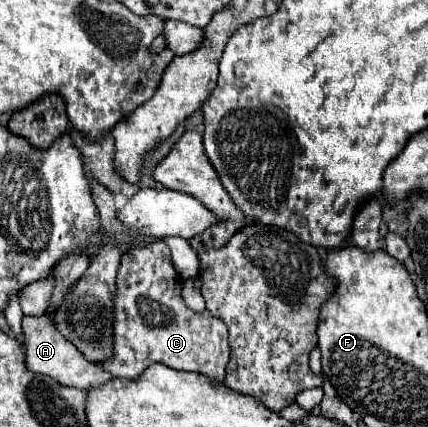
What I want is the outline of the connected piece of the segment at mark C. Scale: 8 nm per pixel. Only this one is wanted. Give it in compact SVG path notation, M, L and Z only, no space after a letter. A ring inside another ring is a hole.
M153 241L143 249L129 249L123 253L121 267L117 273L117 293L113 297L113 357L103 361L99 367L113 377L135 379L149 365L163 363L177 371L195 371L213 381L225 379L225 367L229 361L227 327L215 317L205 313L193 313L181 297L181 277L171 263L171 251L163 241Z

